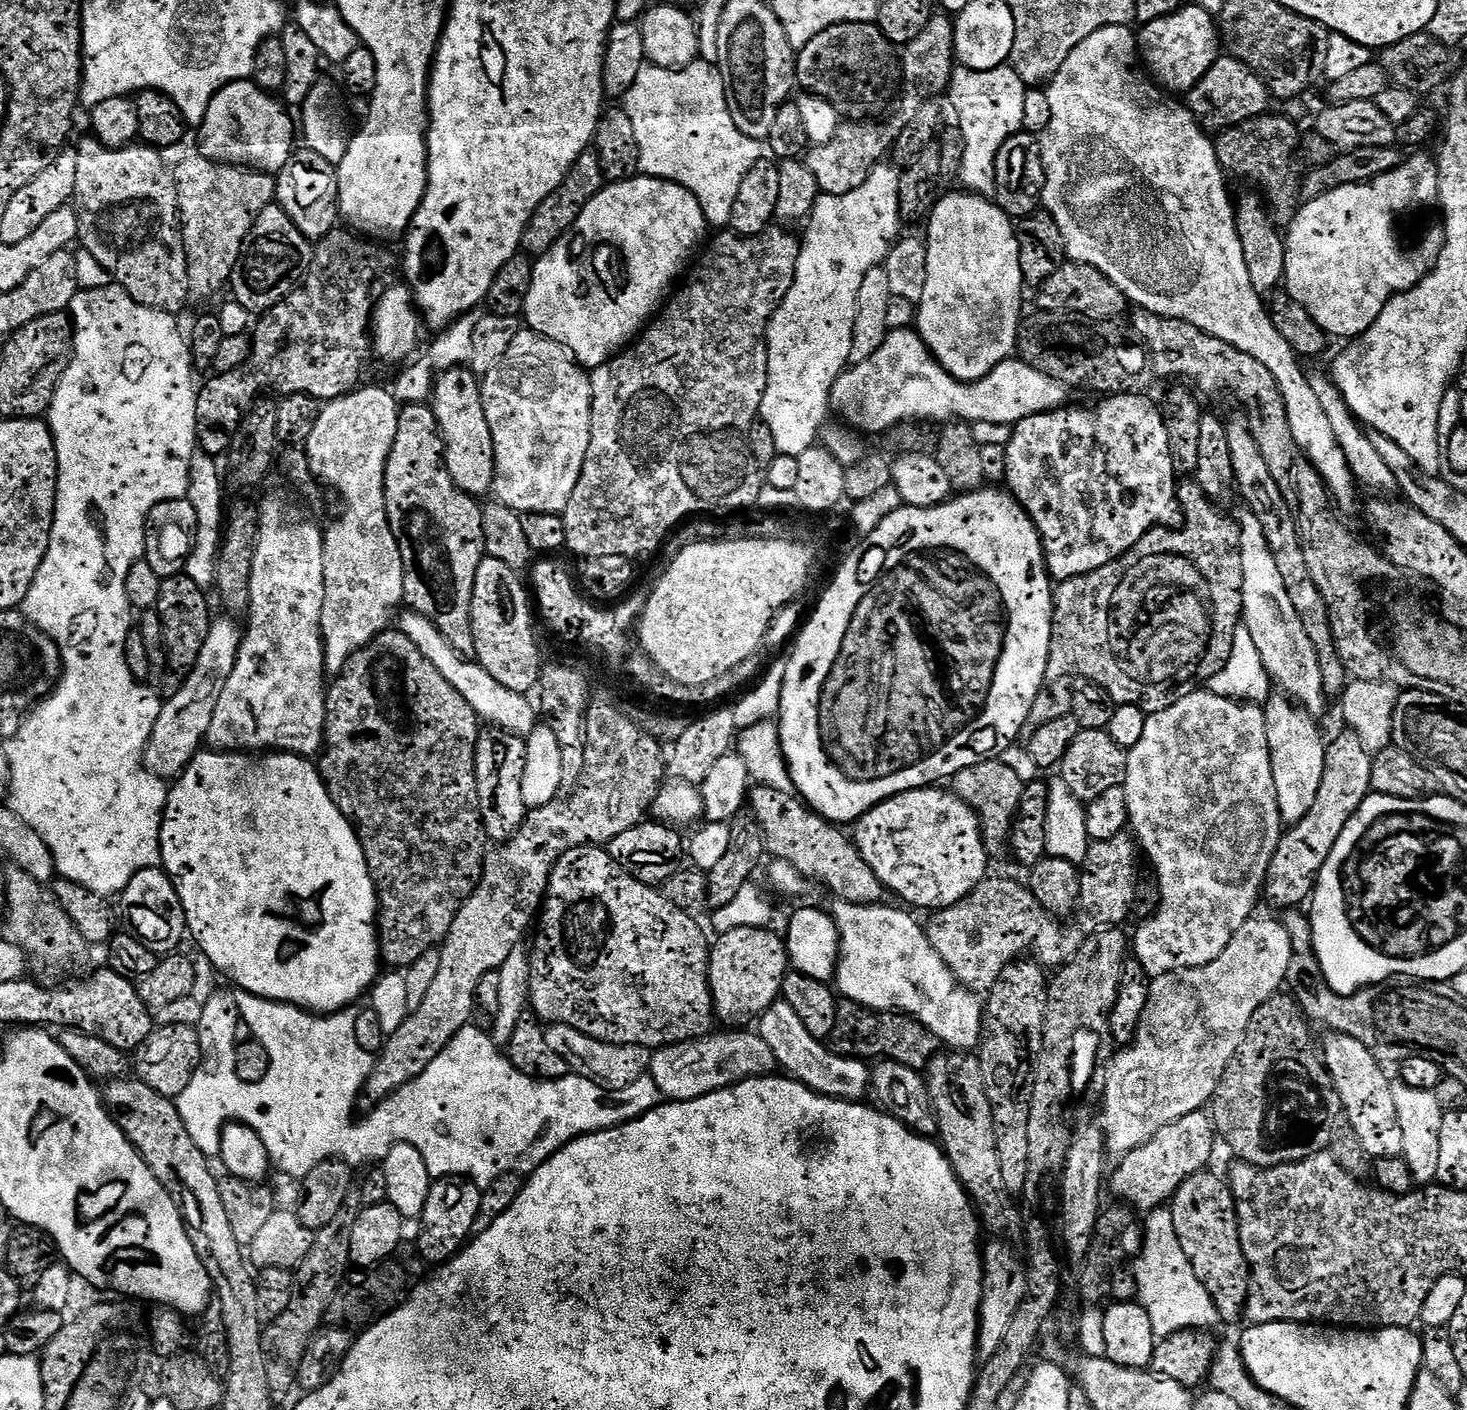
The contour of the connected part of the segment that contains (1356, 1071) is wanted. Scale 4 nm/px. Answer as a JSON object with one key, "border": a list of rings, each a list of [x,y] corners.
{"border":[[[1325,1031],[1322,1036],[1322,1055],[1324,1064],[1332,1079],[1334,1090],[1340,1099],[1343,1119],[1358,1134],[1362,1150],[1373,1161],[1382,1158],[1403,1157],[1402,1126],[1398,1126],[1398,1110],[1394,1107],[1393,1081],[1388,1080],[1385,1065],[1358,1042],[1346,1034]]]}

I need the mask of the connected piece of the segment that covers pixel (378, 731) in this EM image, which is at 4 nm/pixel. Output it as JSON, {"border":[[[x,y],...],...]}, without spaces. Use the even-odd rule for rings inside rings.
{"border":[[[399,630],[379,632],[367,646],[348,659],[346,666],[342,671],[335,673],[333,680],[336,681],[327,685],[324,698],[324,739],[327,747],[323,749],[318,760],[320,776],[330,798],[352,823],[360,845],[364,847],[364,857],[378,897],[378,939],[383,963],[396,970],[405,970],[421,958],[422,954],[443,944],[458,910],[470,898],[470,894],[474,894],[484,873],[486,837],[484,823],[480,817],[476,785],[476,743],[482,731],[482,724],[470,702],[466,702],[466,698],[462,698],[462,694],[458,694],[458,690],[454,690],[454,686],[450,686],[450,682],[446,682],[442,674],[438,674],[438,669],[426,659],[426,654],[422,654],[422,650],[418,650],[418,646],[414,646],[414,642],[410,642],[410,638],[406,638],[406,634]]]}

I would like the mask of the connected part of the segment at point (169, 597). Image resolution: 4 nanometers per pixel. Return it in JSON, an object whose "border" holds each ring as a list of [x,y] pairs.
{"border":[[[186,574],[165,576],[162,579],[162,594],[156,603],[155,611],[160,613],[160,621],[164,627],[164,649],[168,659],[168,670],[162,683],[168,687],[169,693],[180,689],[194,662],[198,662],[202,642],[206,642],[206,634],[213,621],[213,617],[208,616],[208,595],[205,589],[198,586],[198,582],[194,582],[194,578]]]}

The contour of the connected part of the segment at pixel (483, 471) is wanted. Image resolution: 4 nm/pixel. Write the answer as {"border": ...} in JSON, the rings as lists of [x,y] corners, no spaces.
{"border":[[[471,367],[452,368],[435,377],[430,397],[432,413],[444,439],[444,461],[453,482],[468,496],[483,498],[496,486],[496,459],[494,438],[490,434],[490,422],[486,422],[486,410],[482,410],[481,381]]]}

